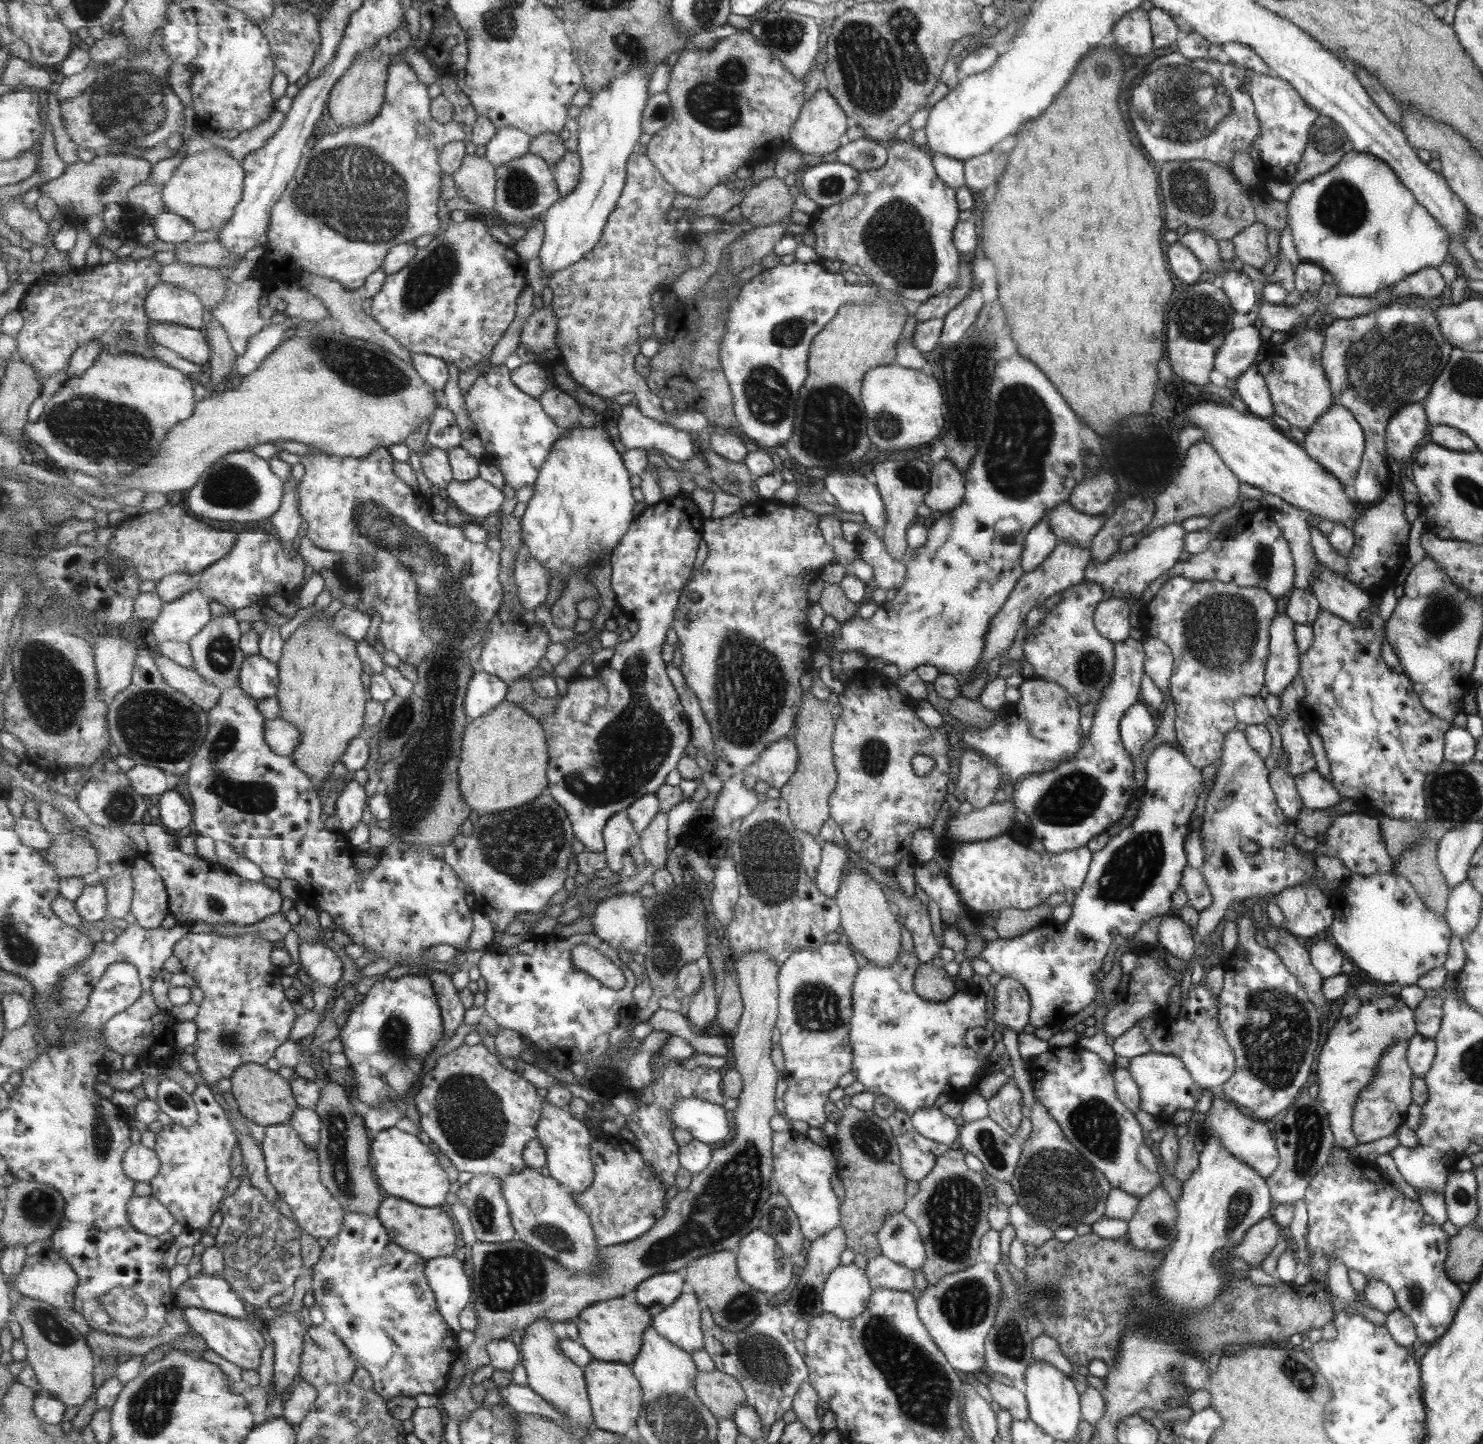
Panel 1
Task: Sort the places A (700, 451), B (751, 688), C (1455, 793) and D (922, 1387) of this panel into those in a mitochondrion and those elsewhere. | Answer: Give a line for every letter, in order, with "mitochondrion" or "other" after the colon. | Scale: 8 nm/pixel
A: other
B: mitochondrion
C: mitochondrion
D: mitochondrion

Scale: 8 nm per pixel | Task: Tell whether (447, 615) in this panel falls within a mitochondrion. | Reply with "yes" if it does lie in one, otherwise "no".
yes

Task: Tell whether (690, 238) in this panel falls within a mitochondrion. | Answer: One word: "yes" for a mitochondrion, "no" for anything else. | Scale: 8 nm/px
no

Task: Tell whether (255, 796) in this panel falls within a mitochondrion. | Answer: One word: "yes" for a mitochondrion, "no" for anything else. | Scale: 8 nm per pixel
yes

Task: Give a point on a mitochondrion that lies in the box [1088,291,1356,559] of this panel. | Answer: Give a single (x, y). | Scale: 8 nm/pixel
(1200, 319)

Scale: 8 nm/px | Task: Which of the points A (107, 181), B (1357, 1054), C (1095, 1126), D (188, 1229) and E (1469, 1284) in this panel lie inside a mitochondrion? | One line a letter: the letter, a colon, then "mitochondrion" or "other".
A: mitochondrion
B: other
C: mitochondrion
D: other
E: other

